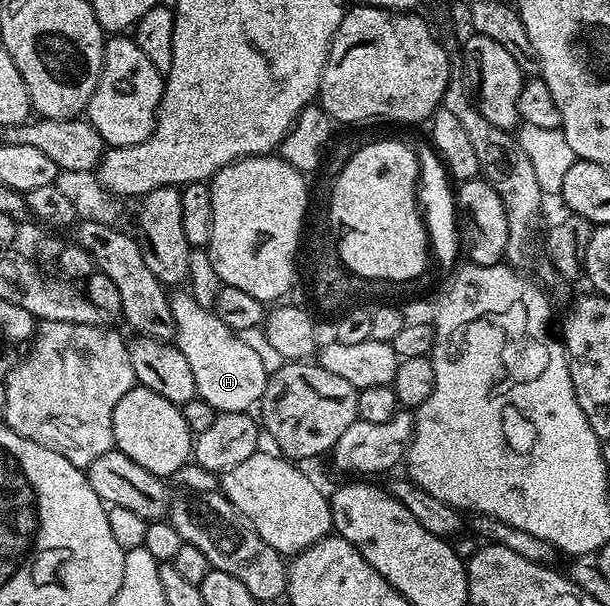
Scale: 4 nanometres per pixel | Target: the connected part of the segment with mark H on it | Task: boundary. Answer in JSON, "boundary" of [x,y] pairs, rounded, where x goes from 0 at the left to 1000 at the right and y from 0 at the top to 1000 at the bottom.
{"boundary":[[[300,475],[289,477],[277,493],[287,536],[284,563],[316,614],[321,652],[334,657],[361,683],[410,678],[410,670],[430,658],[441,622],[421,581],[415,581],[415,574],[408,574],[408,568],[402,568],[392,550],[379,545],[351,510],[339,507],[338,512]]]}

